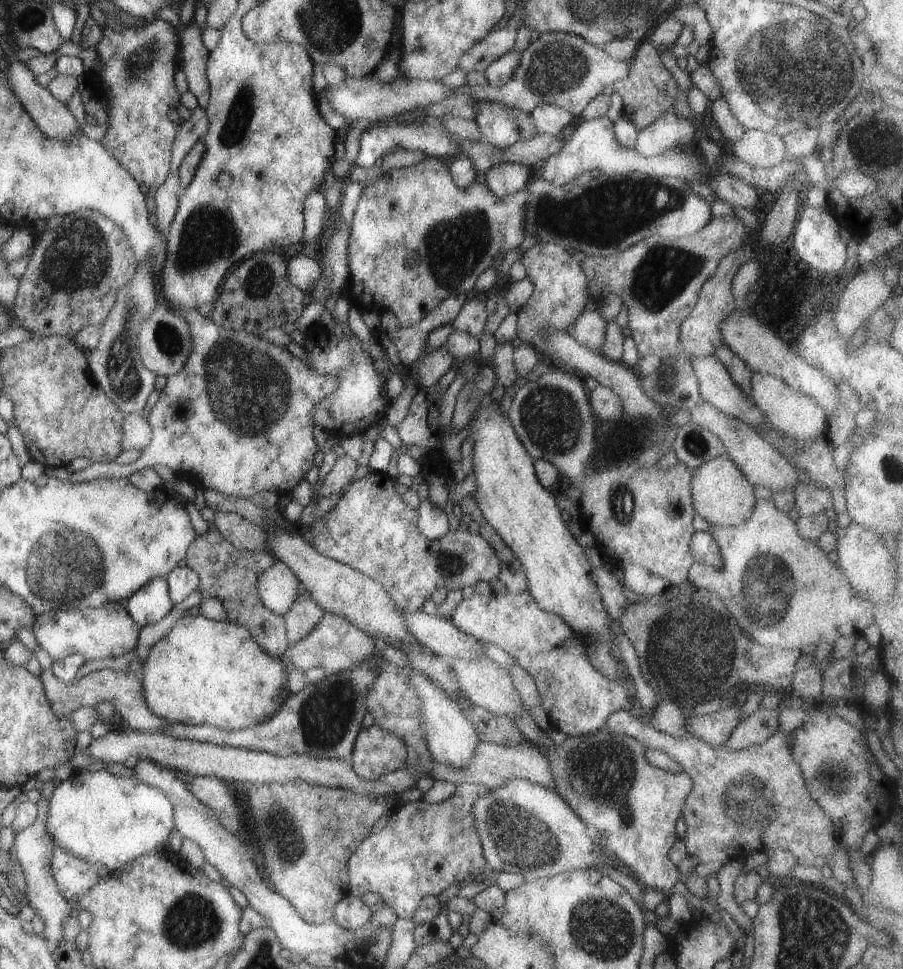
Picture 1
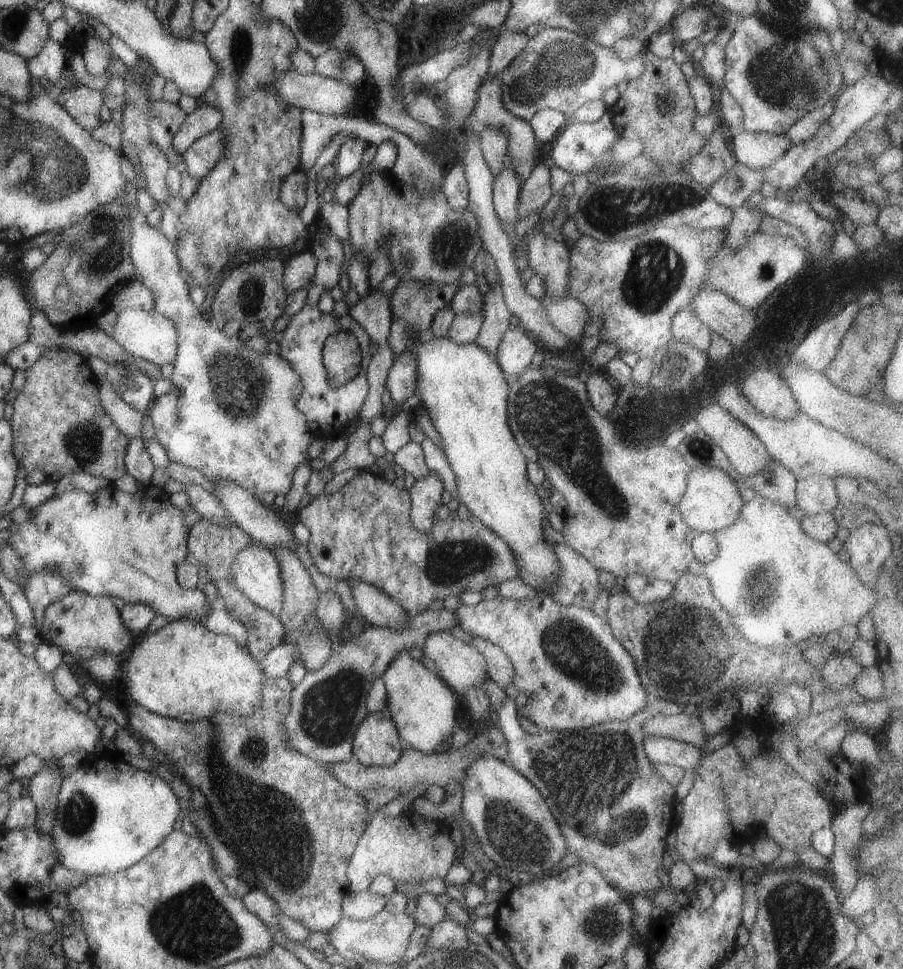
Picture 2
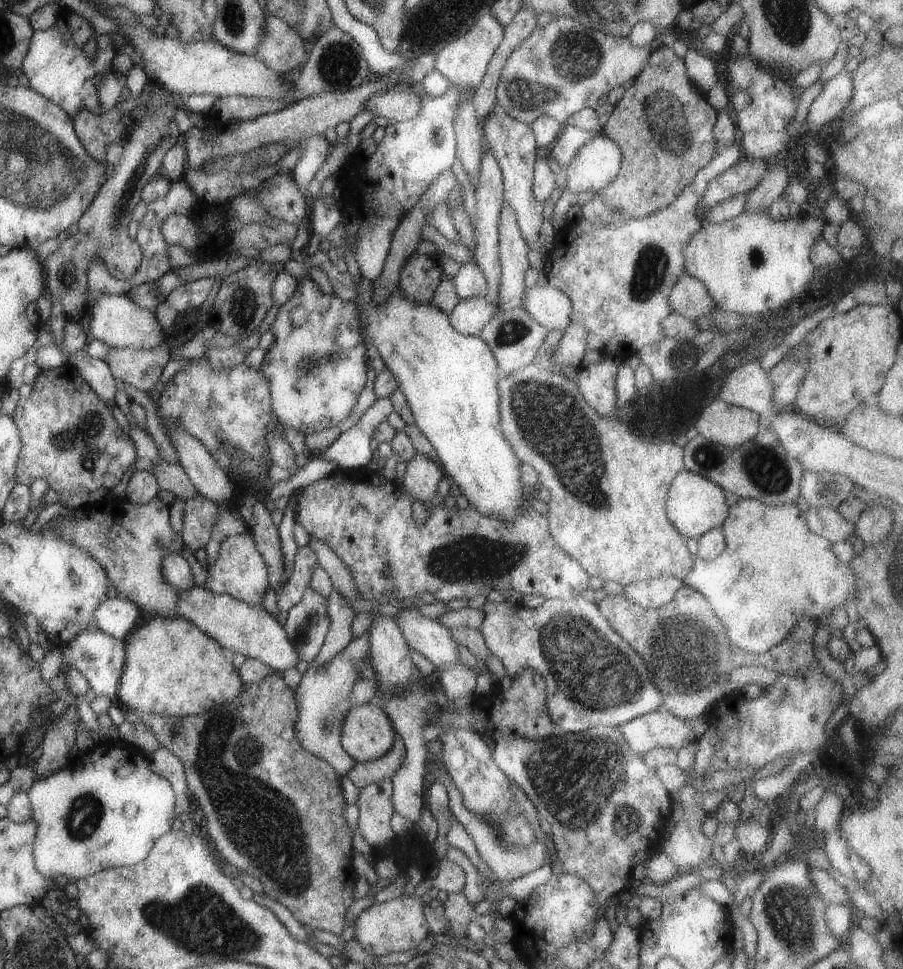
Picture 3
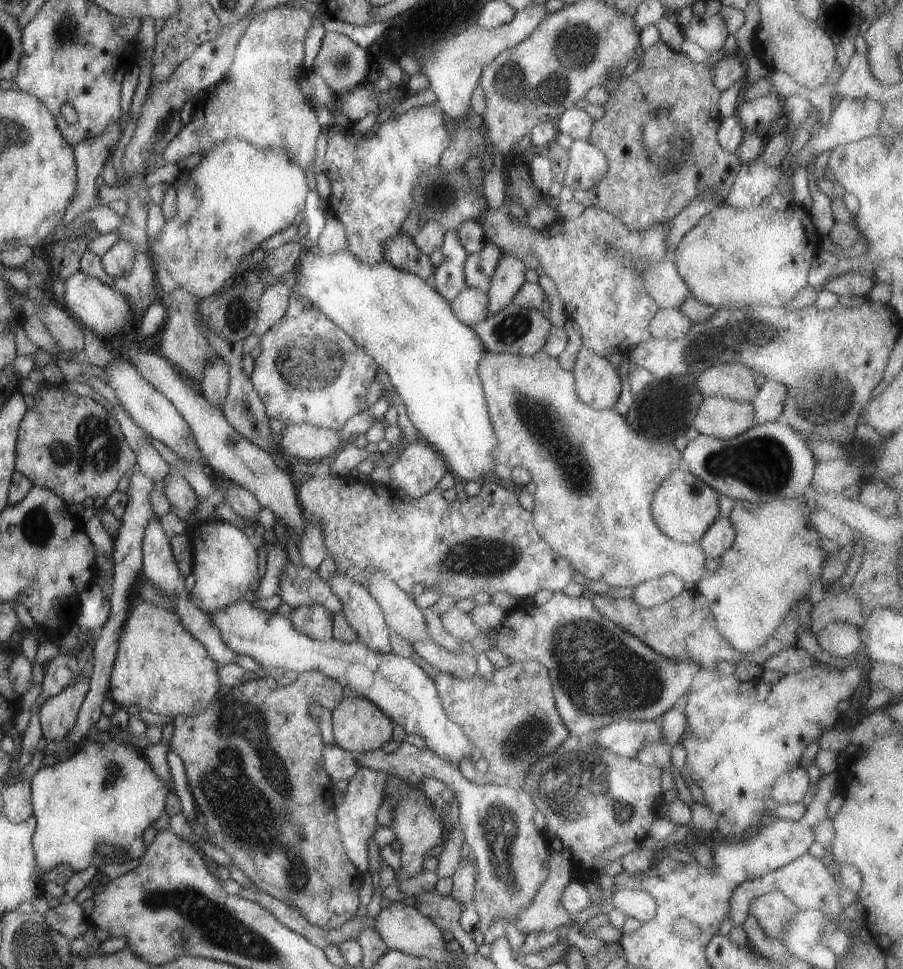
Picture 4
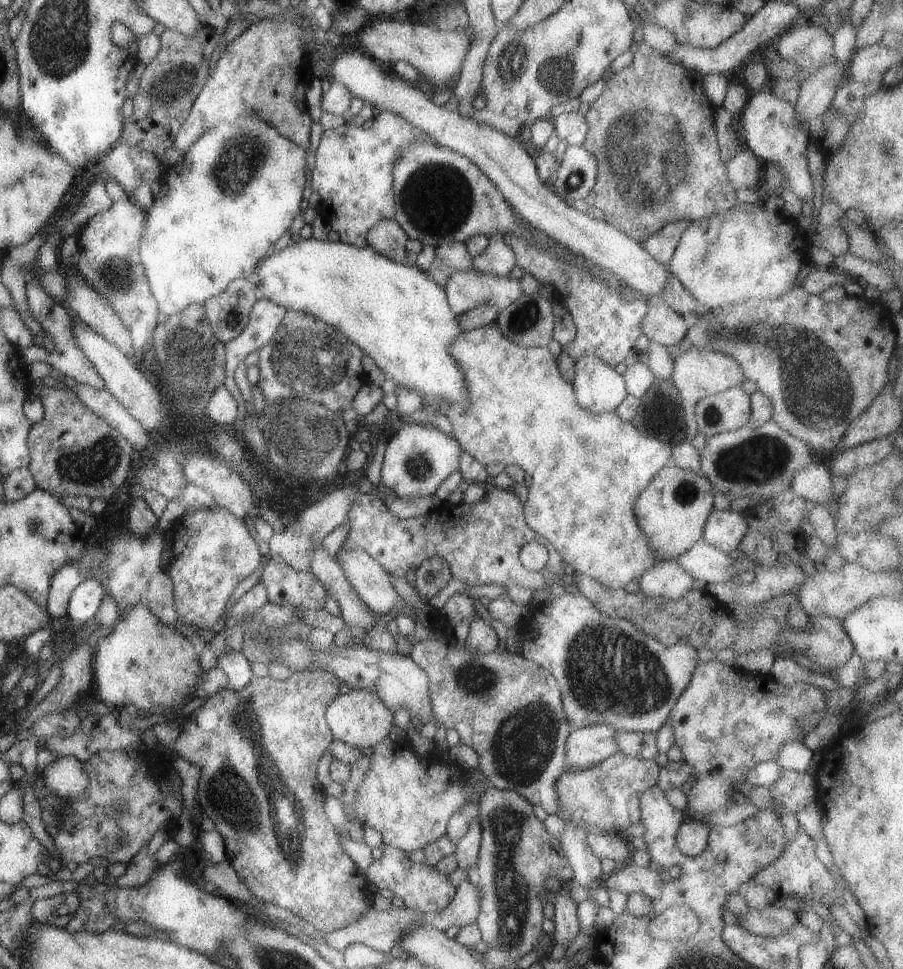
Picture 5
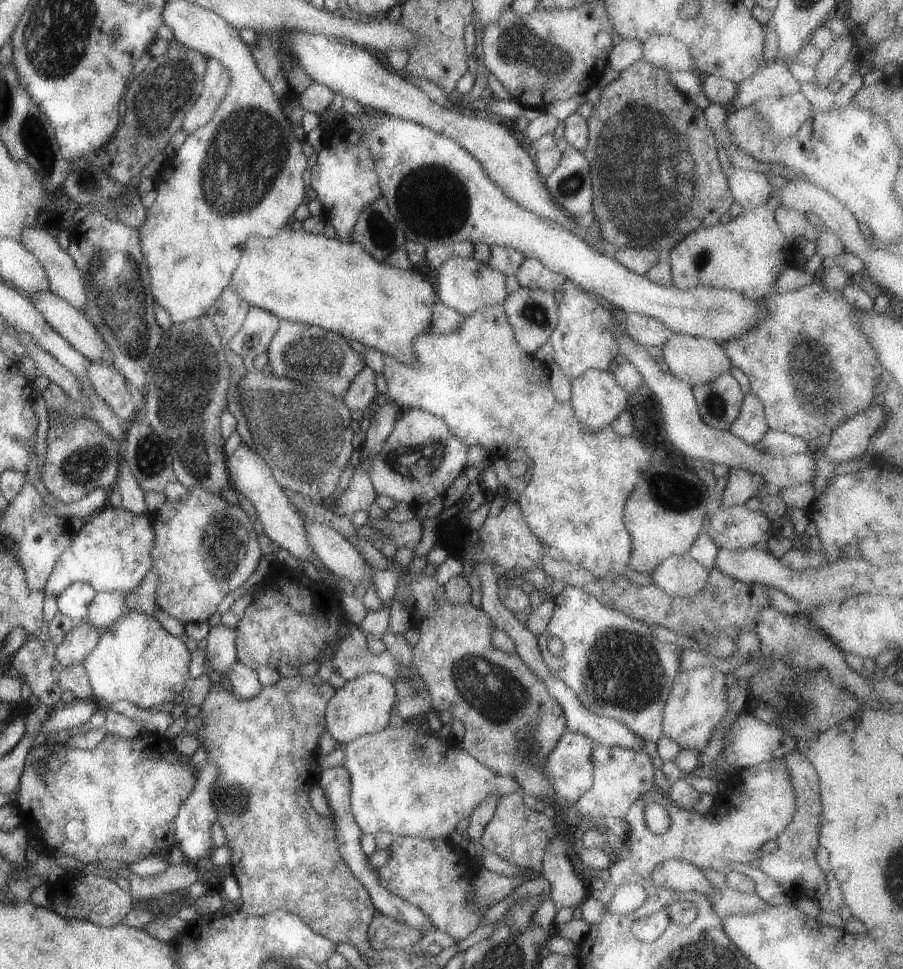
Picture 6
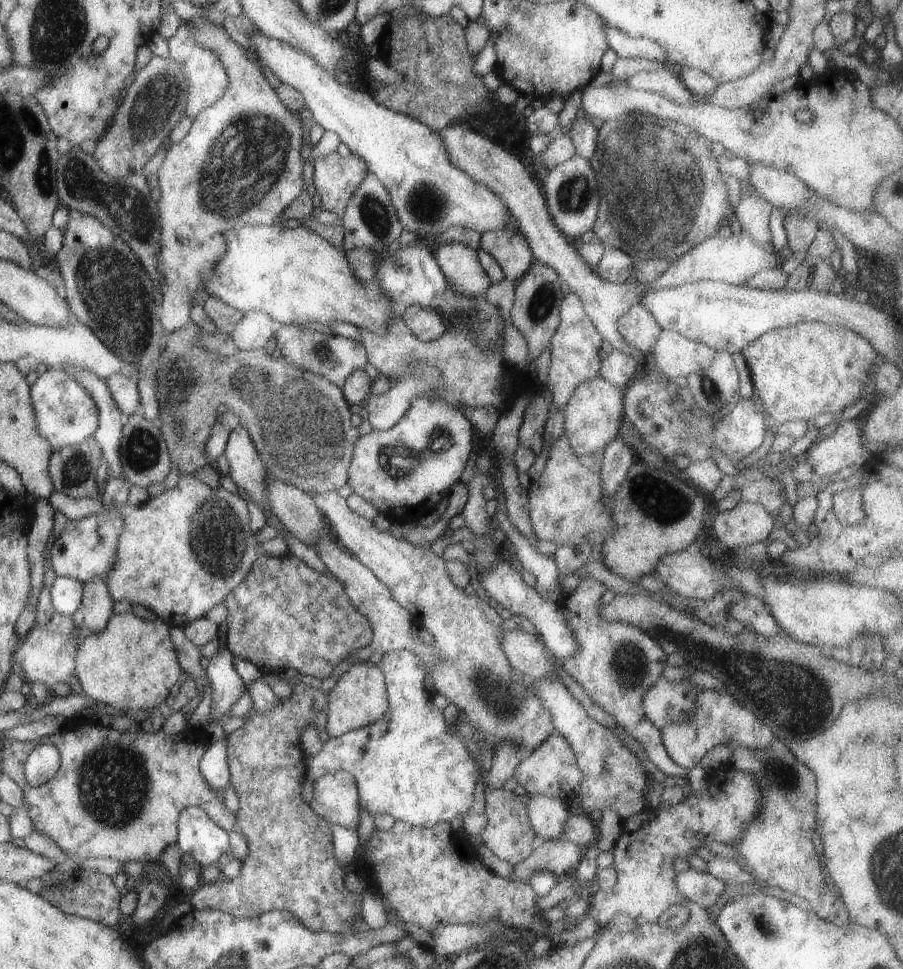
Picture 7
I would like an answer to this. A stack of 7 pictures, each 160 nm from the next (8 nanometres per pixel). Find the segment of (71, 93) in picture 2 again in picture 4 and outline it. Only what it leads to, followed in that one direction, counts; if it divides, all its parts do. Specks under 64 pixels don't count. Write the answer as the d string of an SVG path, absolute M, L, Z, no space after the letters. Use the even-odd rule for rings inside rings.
M109 125L102 135L77 143L72 148L76 172L76 187L73 198L64 210L59 229L64 230L76 216L98 205L95 178L105 164L111 146L121 136L118 125Z

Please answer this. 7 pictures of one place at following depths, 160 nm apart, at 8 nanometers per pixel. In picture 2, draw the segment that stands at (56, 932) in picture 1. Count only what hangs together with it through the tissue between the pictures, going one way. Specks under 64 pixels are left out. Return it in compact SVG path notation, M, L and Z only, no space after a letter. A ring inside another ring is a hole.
M57 759L41 762L42 766L35 776L29 778L26 796L35 805L37 818L34 829L39 833L48 834L54 825L56 811L56 792L62 776L55 766Z

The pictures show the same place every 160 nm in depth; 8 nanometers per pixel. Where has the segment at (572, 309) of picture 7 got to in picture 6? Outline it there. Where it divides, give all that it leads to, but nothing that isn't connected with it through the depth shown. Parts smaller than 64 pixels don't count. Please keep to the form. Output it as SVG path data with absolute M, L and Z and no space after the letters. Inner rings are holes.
M571 281L561 285L561 292L562 298L556 308L556 325L547 339L553 349L552 362L571 381L587 369L606 371L609 362L620 353L615 335L610 331L611 307Z

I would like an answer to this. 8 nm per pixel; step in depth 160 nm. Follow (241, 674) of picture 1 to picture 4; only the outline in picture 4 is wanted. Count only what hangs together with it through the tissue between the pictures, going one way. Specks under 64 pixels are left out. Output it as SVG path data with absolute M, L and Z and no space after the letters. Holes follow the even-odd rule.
M137 602L130 607L118 638L118 649L109 675L108 698L117 708L135 704L140 709L163 714L175 720L175 714L197 714L214 700L221 683L217 676L218 664L207 654L203 645L195 640L182 625L175 611L150 602Z

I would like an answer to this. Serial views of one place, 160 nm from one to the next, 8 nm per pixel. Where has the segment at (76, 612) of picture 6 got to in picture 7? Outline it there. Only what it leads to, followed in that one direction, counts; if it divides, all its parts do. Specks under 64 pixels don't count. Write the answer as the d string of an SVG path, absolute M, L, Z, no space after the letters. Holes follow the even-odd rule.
M56 576L51 588L49 598L55 613L72 615L82 599L82 584L75 579Z

